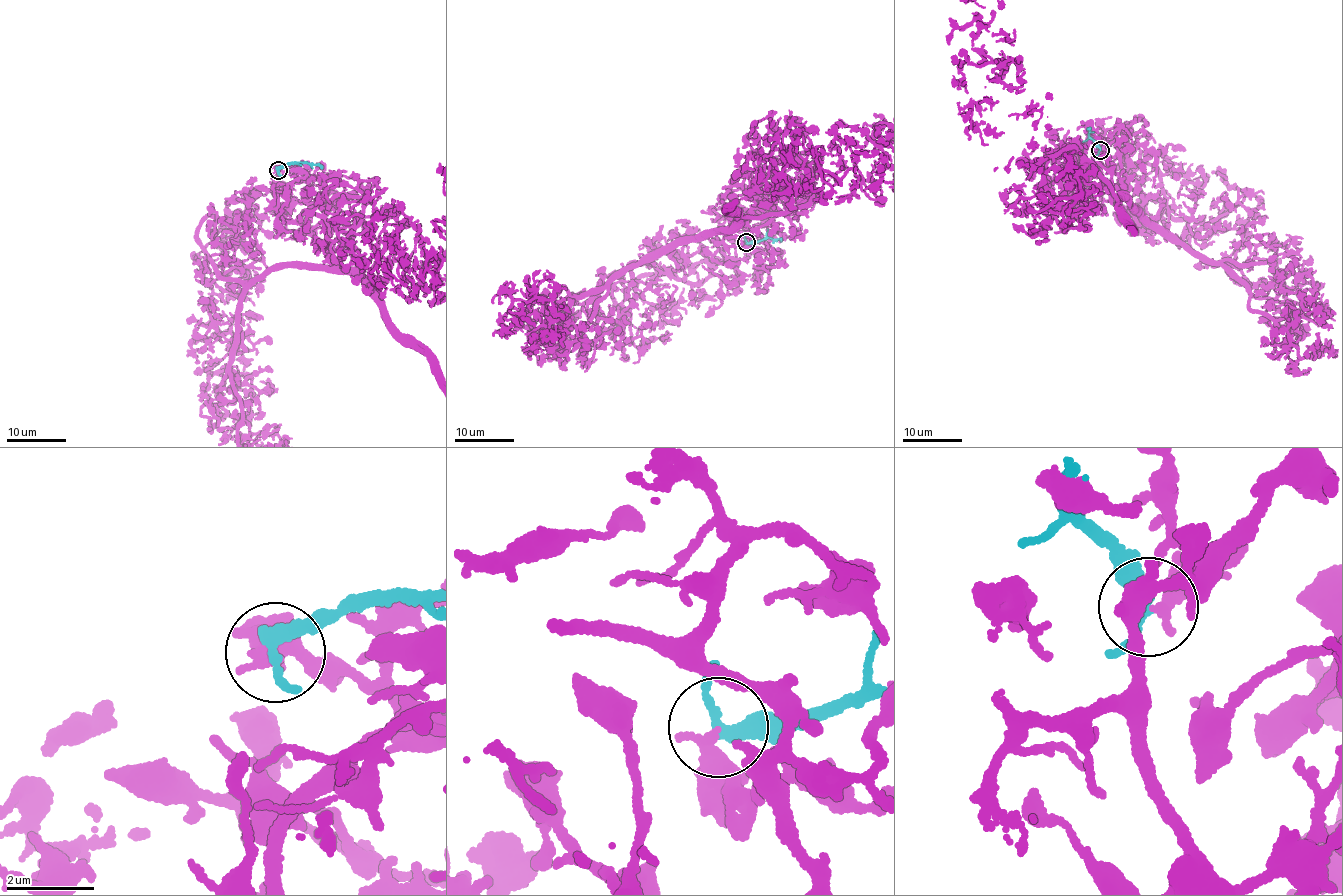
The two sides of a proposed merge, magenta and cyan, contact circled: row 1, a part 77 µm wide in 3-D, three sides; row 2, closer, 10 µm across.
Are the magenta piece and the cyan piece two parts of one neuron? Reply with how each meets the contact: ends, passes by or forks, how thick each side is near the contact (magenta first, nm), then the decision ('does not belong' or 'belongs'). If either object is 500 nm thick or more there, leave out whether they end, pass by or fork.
magenta ends there; cyan passes by; 280 nm thick on the magenta side, 280 nm on the other; does not belong

